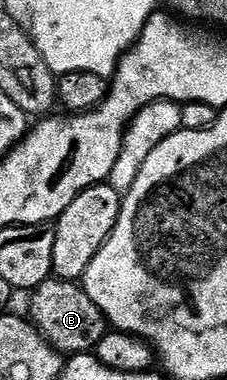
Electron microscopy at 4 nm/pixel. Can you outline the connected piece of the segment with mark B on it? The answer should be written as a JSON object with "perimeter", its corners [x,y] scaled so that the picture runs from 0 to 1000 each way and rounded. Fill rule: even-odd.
{"perimeter":[[[220,732],[141,761],[123,839],[181,871],[181,882],[273,932],[405,929],[458,889],[471,845],[458,826],[401,795],[352,745]]]}

